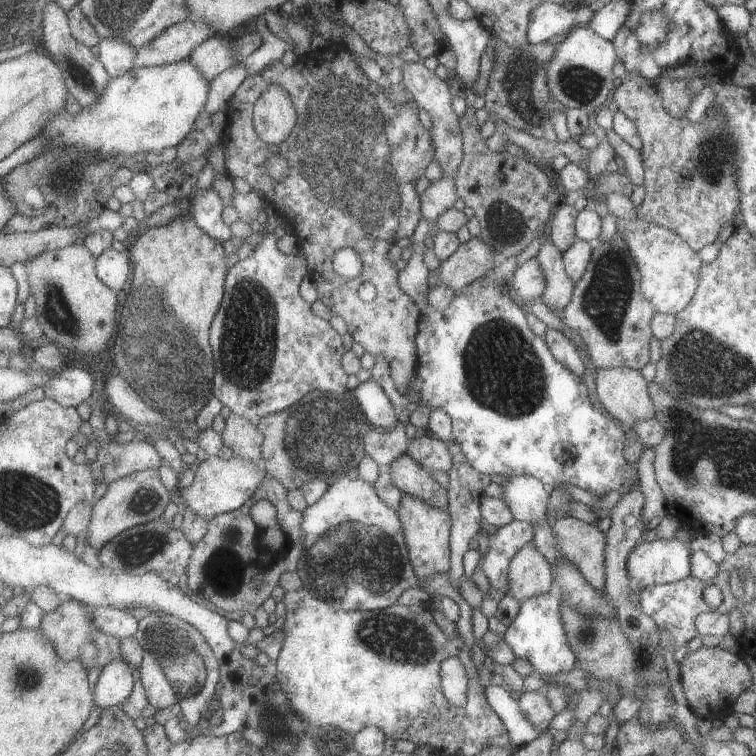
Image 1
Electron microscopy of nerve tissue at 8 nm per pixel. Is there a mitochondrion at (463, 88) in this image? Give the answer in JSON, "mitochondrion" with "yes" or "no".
{"mitochondrion":"no"}

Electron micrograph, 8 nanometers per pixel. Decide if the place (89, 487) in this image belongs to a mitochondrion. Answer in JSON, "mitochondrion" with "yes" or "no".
{"mitochondrion":"no"}

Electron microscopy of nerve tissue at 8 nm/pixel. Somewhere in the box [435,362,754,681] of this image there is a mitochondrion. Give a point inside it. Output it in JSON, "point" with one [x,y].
{"point":[587,635]}

